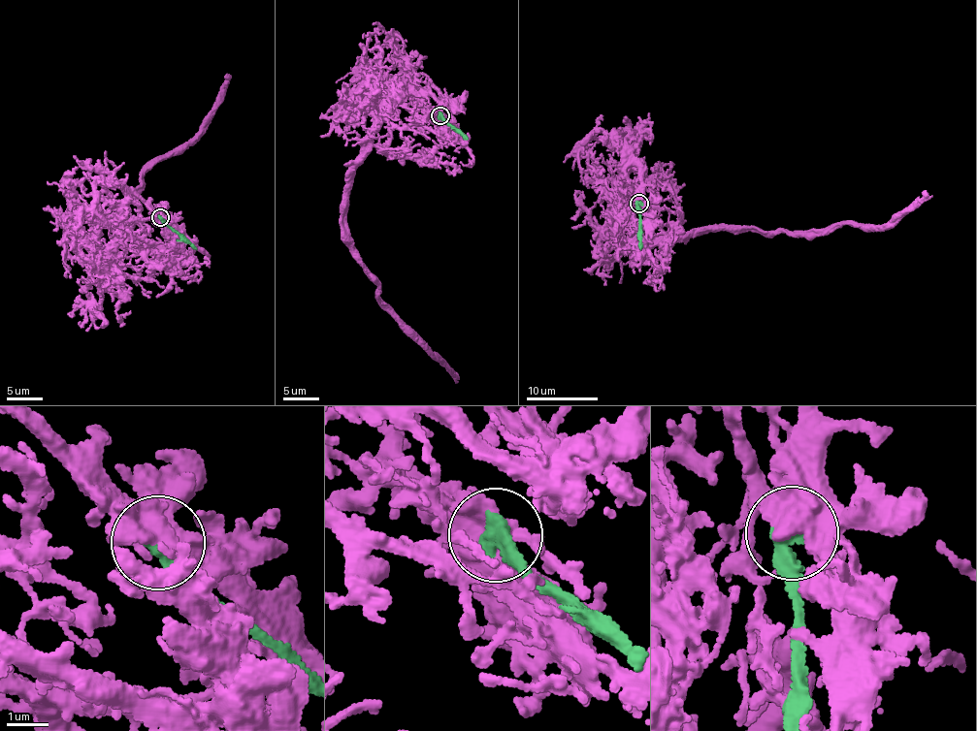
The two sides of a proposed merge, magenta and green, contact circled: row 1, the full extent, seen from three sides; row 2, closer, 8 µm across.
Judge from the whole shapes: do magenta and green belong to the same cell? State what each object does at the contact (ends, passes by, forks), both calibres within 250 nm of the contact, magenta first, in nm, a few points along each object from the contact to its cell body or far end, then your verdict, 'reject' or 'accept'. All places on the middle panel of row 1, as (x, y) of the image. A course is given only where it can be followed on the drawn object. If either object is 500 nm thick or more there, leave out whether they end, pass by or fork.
magenta forks; green ends; calibres 480 and 420 nm; course magenta (439, 114), (423, 98), (394, 103), (367, 138), (345, 213), (356, 262), (378, 282), (379, 301), (457, 382); course green (439, 115), (468, 139); reject

